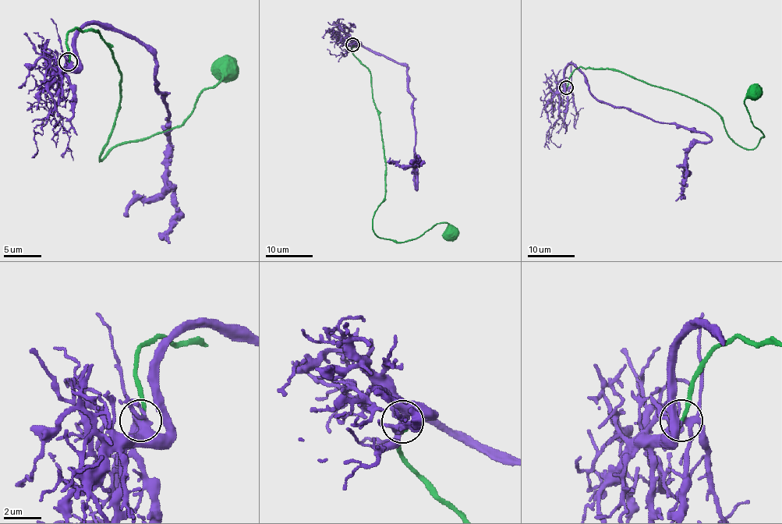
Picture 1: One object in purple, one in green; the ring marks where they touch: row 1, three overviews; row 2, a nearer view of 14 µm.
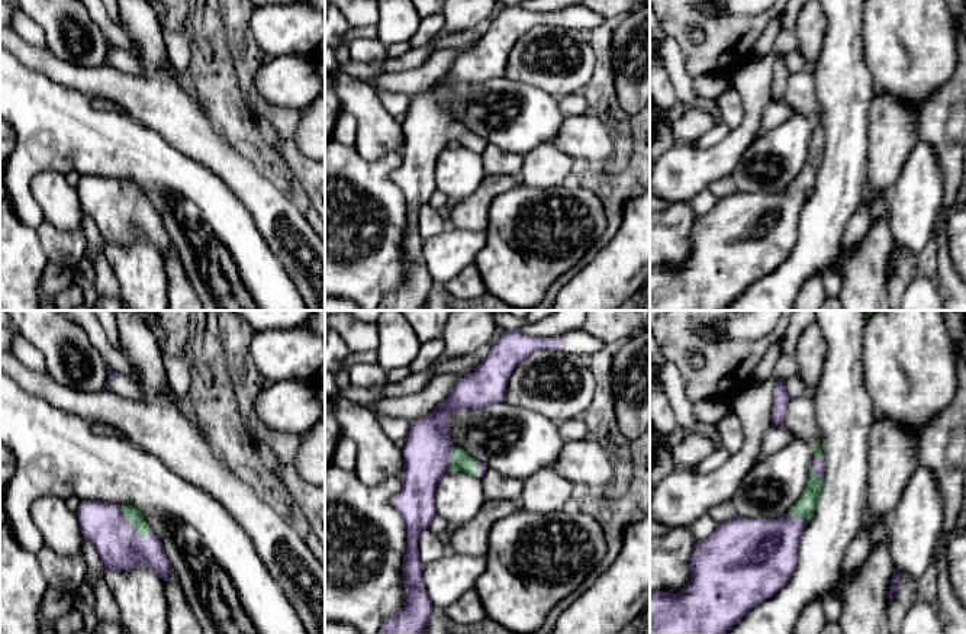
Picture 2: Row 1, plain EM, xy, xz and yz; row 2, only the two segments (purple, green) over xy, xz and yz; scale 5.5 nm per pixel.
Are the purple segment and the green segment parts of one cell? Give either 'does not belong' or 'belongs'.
belongs

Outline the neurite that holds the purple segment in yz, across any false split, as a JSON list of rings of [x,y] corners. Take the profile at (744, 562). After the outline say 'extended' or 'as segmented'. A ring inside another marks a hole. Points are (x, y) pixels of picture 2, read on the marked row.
[[[820,440],[809,467],[808,486],[789,512],[777,519],[734,516],[717,524],[690,557],[690,580],[679,592],[650,596],[650,634],[727,634],[751,608],[775,596],[790,579],[798,547],[824,486],[824,454]]] | extended

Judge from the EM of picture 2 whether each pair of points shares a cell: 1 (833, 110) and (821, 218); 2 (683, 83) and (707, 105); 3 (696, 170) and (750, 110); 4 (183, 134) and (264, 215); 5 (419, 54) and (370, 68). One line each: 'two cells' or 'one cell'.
1: one cell
2: one cell
3: one cell
4: one cell
5: one cell

